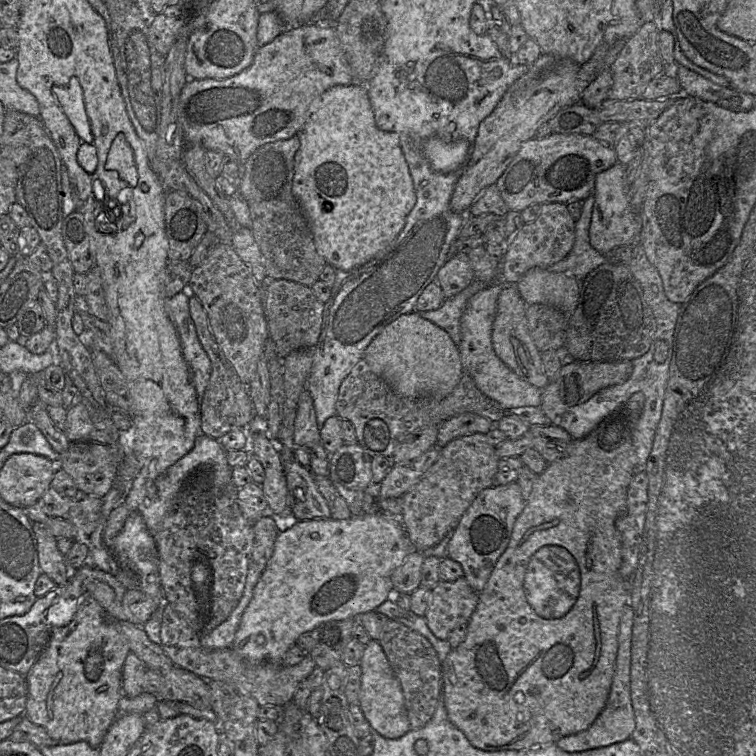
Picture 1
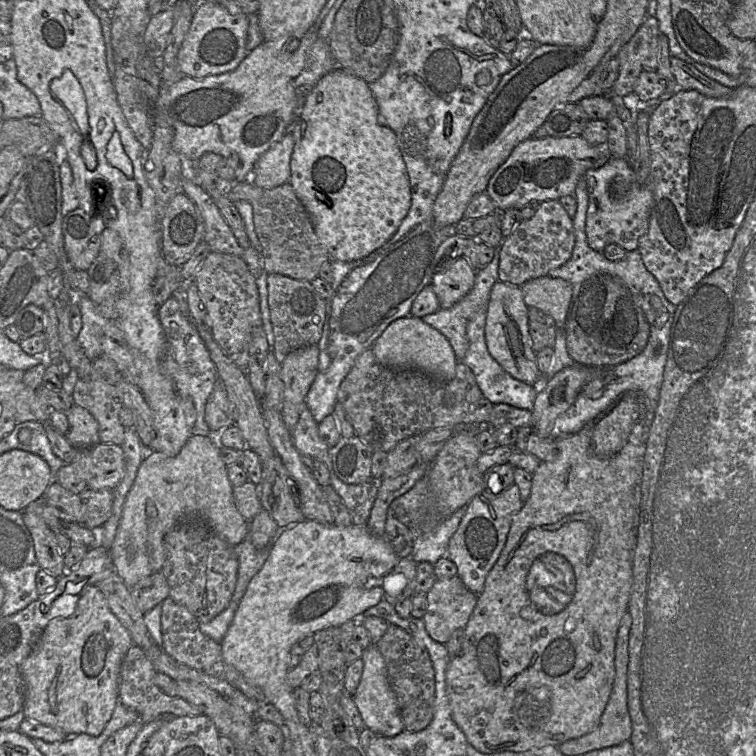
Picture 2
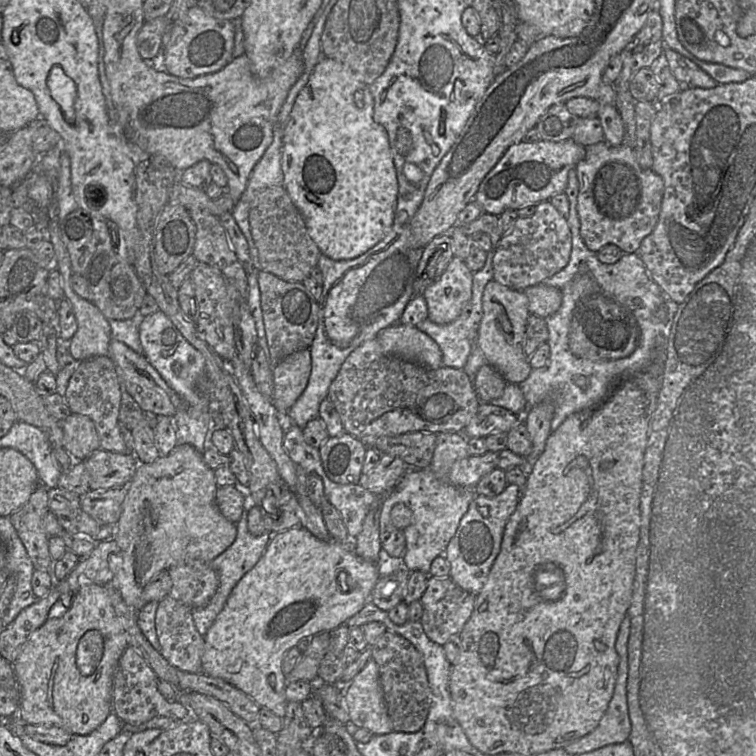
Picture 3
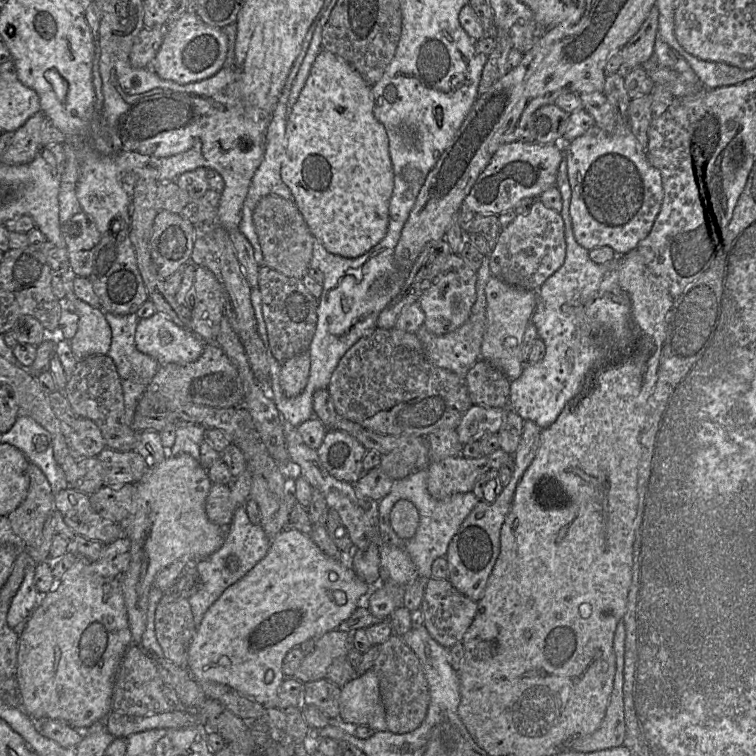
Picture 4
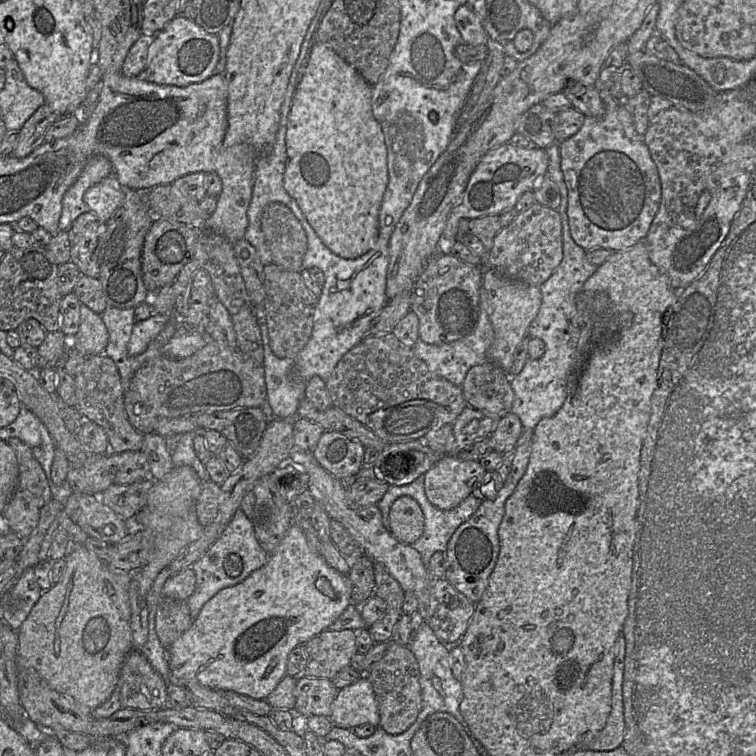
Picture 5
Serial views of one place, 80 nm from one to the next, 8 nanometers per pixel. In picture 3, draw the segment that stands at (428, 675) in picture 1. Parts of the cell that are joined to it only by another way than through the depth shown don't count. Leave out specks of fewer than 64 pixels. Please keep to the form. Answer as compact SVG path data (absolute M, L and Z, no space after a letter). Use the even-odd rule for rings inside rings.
M388 630L371 649L372 659L378 665L379 680L393 731L419 731L426 722L431 703L431 689L421 653L409 640Z

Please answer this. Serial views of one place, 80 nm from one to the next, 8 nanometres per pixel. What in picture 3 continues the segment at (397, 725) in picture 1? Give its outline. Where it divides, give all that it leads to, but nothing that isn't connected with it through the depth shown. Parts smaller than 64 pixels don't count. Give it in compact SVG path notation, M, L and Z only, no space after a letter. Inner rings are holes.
M372 658L345 686L344 697L352 728L364 728L373 735L393 731L379 680L378 665Z

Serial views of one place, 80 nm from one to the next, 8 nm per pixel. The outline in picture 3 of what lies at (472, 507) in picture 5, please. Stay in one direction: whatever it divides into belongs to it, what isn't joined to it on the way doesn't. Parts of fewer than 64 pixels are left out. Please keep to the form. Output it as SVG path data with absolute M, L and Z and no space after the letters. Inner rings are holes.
M409 468L395 488L384 499L380 514L381 548L389 547L388 525L391 520L391 510L398 503L404 503L412 511L412 522L405 528L406 553L404 564L412 571L422 571L430 574L432 561L444 555L446 548L456 533L462 517L468 511L477 493L472 487L455 486L447 481L441 481L431 468Z

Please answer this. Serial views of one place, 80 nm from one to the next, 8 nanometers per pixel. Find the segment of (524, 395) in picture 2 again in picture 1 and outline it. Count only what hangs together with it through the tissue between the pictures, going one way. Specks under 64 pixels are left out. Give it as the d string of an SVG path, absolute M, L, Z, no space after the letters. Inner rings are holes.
M498 276L497 281L470 298L461 318L461 342L458 349L463 373L470 375L478 390L507 412L522 407L540 407L542 390L517 376L493 350L492 328L497 311L497 299L506 285Z

